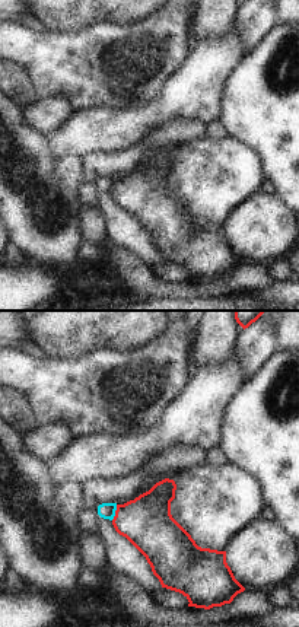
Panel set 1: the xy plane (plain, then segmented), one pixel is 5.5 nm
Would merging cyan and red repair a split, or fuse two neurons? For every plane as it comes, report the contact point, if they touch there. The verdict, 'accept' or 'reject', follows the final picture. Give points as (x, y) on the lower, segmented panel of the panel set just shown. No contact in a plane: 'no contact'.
meets cyan at (114, 512)

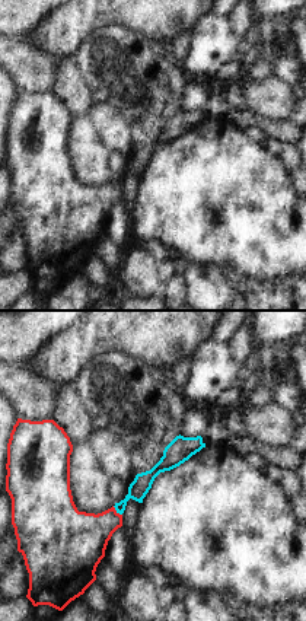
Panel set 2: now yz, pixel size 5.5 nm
meets cyan at (117, 510)

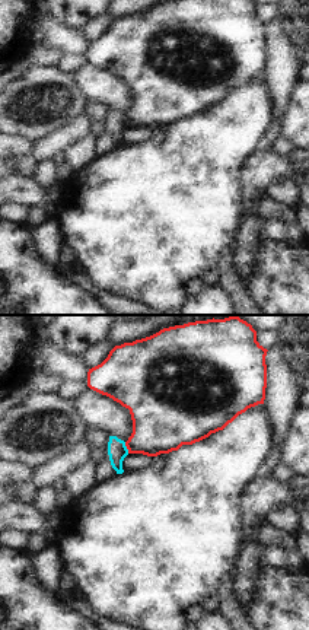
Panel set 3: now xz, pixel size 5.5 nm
meets cyan at (126, 448)

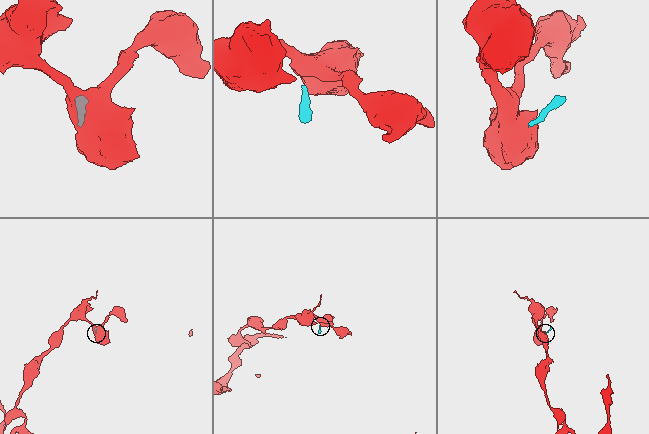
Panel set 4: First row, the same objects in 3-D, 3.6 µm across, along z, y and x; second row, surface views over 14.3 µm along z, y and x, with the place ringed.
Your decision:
reject

